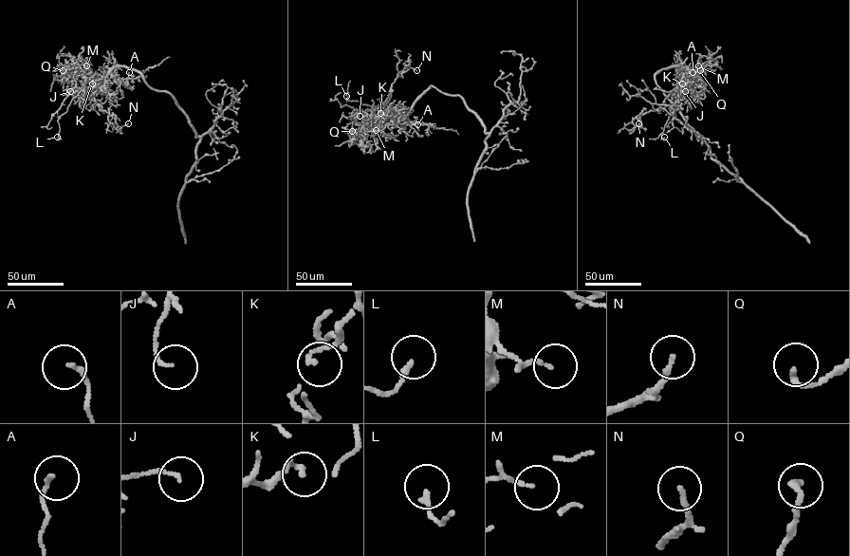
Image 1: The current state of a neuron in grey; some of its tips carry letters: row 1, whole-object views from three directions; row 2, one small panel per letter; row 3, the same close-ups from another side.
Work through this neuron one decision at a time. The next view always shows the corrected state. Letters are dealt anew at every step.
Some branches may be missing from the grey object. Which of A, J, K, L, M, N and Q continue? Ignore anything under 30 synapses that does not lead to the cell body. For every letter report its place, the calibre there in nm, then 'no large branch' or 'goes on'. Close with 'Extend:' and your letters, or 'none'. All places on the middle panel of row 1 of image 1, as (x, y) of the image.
A: place (417, 124); calibre 150 nm; no large branch
J: place (360, 116); calibre 100 nm; no large branch
K: place (380, 113); calibre 110 nm; no large branch
L: place (346, 96); calibre 180 nm; no large branch
M: place (376, 130); calibre 120 nm; no large branch
N: place (416, 70); calibre 160 nm; no large branch
Q: place (352, 131); calibre 200 nm; no large branch
Extend: none

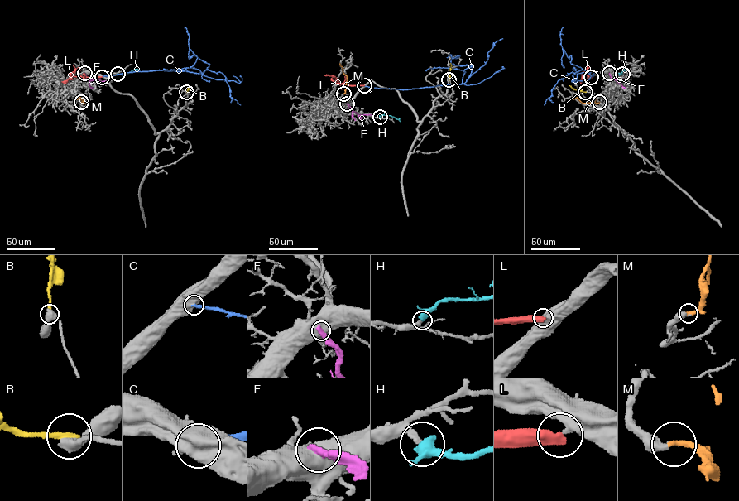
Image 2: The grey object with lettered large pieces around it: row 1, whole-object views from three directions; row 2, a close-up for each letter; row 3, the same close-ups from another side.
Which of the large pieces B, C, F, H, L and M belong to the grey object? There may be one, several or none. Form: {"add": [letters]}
{"add": ["H", "M"]}

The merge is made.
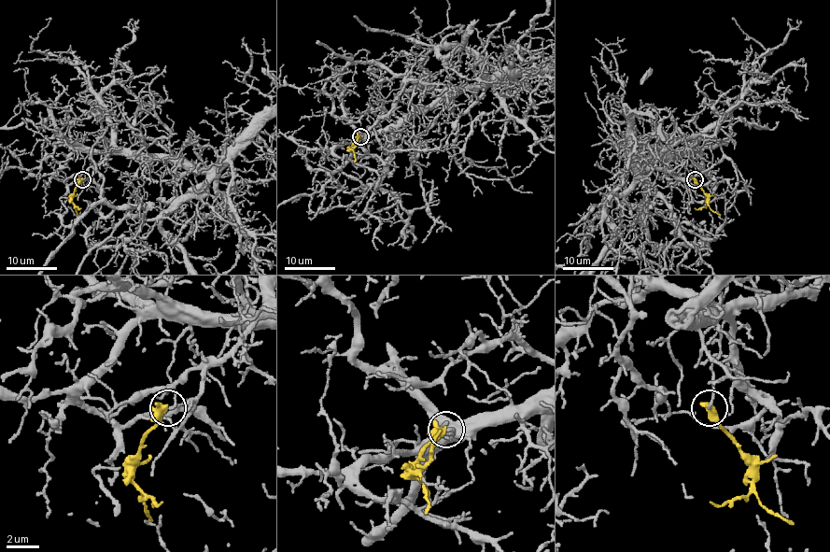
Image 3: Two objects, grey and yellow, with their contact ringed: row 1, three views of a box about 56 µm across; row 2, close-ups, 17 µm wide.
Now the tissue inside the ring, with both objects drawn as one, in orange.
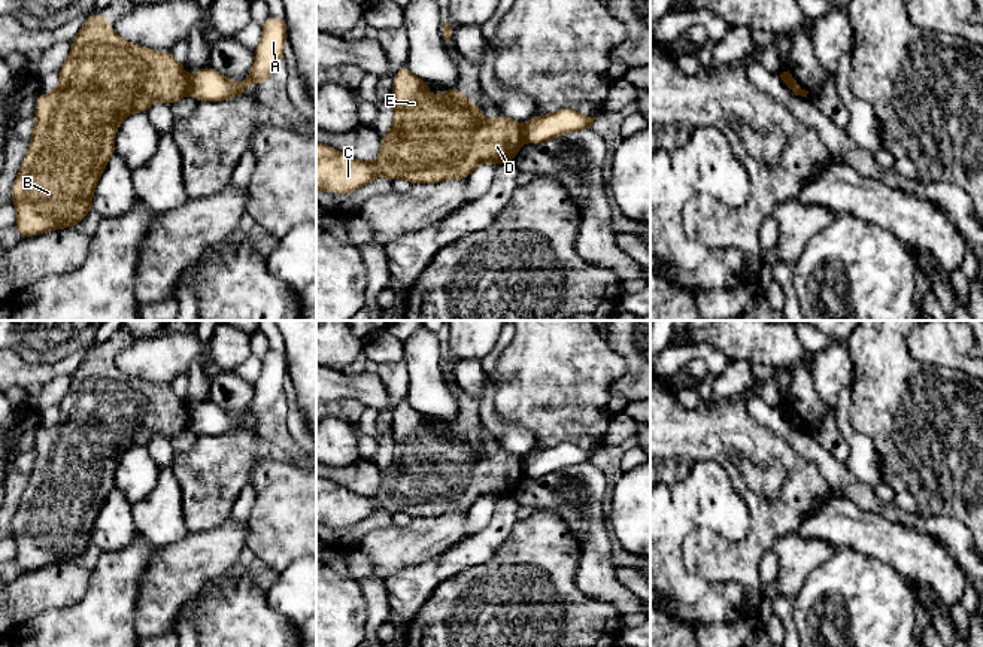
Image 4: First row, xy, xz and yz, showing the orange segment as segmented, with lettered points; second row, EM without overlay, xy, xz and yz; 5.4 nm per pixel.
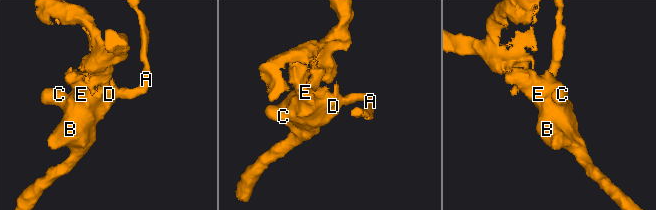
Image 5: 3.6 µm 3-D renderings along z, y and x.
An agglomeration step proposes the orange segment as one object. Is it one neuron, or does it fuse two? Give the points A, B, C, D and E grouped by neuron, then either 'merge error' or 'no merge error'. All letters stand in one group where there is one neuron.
A / B C D E; merge error

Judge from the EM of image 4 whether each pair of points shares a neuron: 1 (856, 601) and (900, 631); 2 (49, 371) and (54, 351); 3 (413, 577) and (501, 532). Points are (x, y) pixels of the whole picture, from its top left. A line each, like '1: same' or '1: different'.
1: same
2: different
3: same

